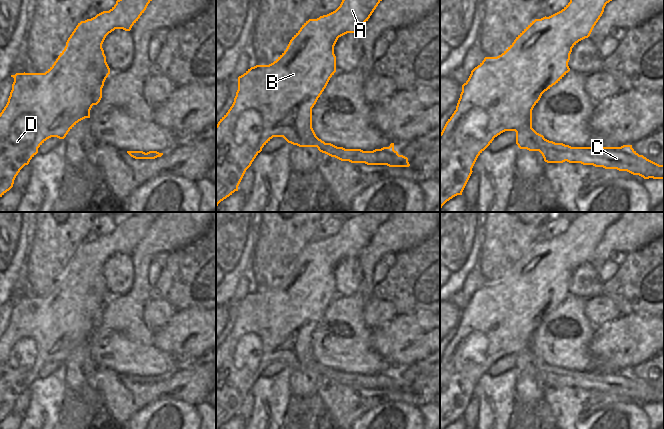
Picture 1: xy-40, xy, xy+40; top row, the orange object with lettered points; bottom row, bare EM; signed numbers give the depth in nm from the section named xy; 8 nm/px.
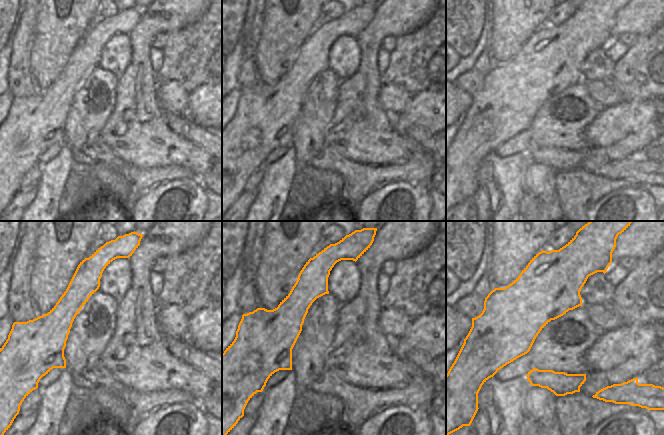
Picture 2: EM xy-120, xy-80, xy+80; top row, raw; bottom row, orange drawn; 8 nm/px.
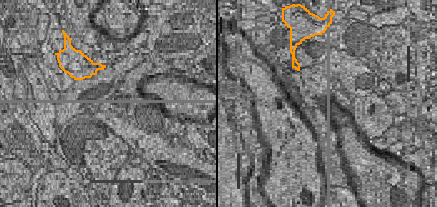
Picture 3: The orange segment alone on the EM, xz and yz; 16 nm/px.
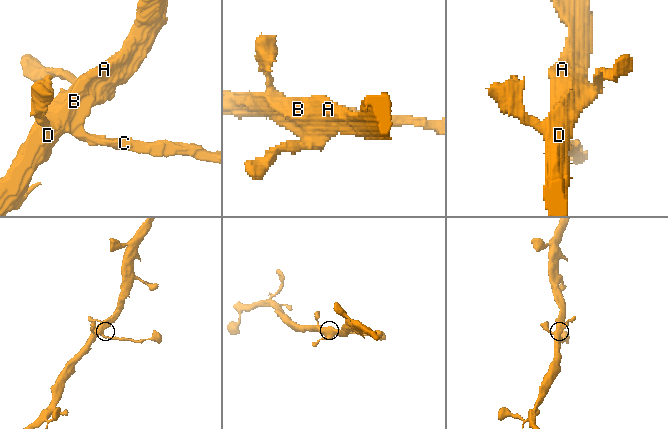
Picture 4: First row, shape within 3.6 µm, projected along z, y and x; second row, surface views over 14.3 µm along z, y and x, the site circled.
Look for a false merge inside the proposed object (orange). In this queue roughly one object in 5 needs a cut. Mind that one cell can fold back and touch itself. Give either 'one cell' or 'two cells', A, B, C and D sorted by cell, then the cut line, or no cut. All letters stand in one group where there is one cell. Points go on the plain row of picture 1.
one cell; A B C D; no cut

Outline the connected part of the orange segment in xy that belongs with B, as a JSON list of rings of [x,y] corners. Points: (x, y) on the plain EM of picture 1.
[[[364,212],[345,220],[335,235],[306,245],[273,287],[256,289],[238,301],[234,326],[216,349],[216,429],[238,415],[246,394],[273,361],[283,361],[299,371],[317,371],[320,376],[341,385],[410,390],[408,382],[394,374],[394,367],[373,375],[345,373],[325,367],[312,352],[312,332],[336,296],[334,270],[338,262],[347,257],[358,257],[390,214]]]

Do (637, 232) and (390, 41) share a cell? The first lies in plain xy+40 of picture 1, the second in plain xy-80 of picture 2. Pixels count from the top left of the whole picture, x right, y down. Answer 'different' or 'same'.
different

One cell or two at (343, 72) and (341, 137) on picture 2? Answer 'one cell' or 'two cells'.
two cells

